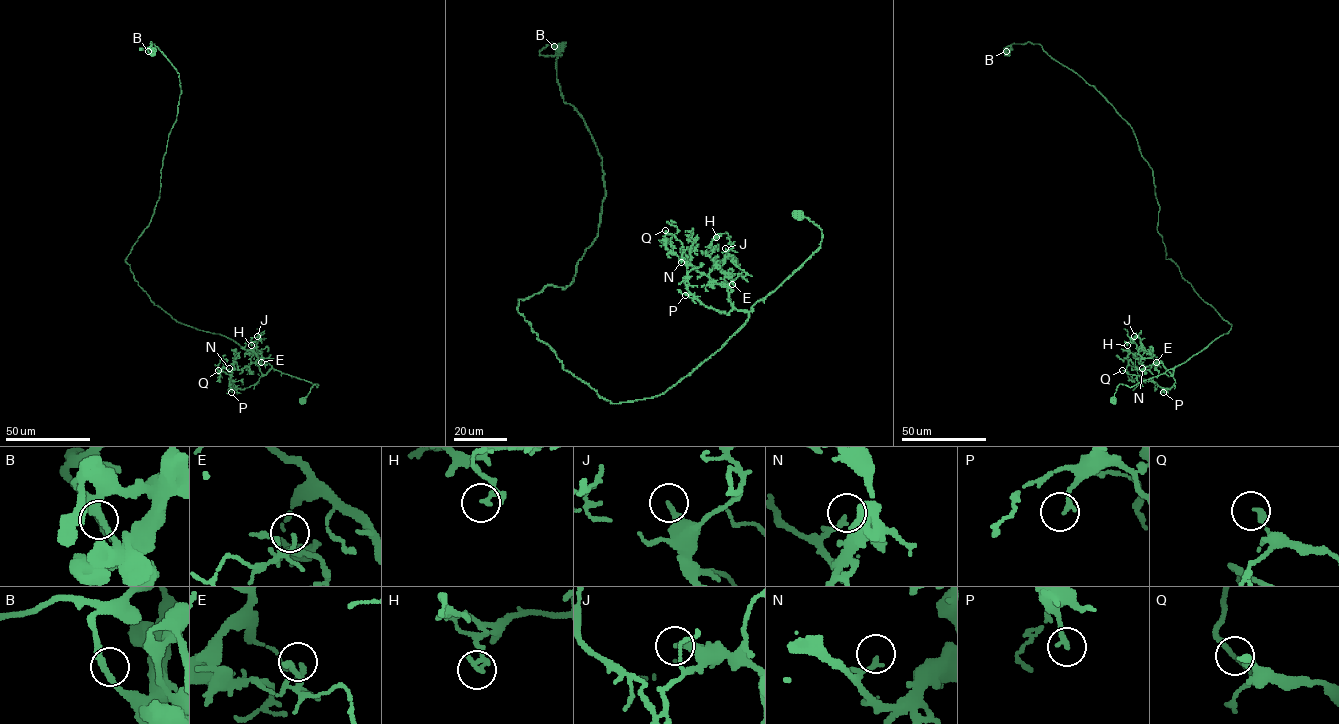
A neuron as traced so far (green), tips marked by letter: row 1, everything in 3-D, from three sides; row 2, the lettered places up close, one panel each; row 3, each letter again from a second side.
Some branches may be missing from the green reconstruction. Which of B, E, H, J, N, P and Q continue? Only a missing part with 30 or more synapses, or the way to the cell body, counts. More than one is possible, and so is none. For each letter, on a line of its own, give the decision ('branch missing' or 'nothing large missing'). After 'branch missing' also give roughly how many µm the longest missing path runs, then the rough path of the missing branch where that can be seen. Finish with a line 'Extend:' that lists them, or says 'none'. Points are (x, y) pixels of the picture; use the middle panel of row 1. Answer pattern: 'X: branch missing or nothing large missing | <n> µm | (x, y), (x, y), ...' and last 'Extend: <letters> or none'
B: nothing large missing
E: nothing large missing
H: nothing large missing
J: nothing large missing
N: nothing large missing
P: nothing large missing
Q: nothing large missing
Extend: none

